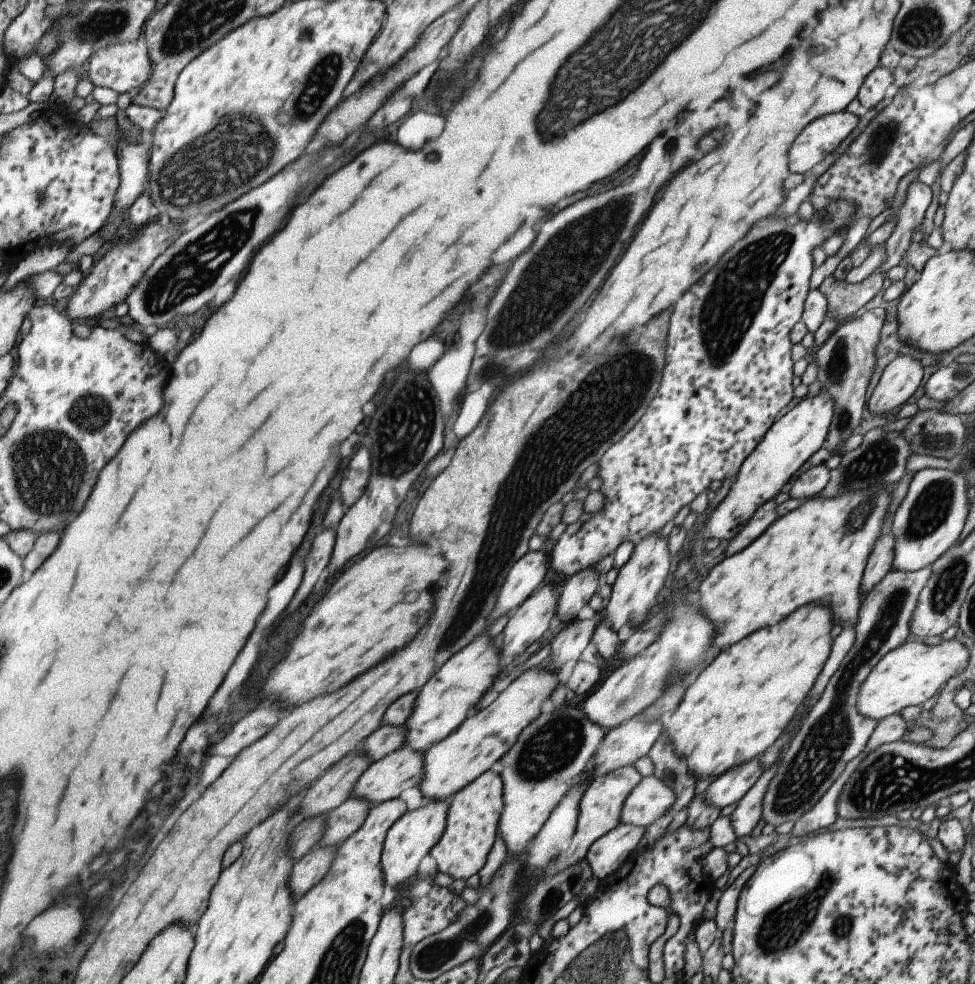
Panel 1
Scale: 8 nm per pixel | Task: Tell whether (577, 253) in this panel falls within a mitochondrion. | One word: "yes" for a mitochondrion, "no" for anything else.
yes

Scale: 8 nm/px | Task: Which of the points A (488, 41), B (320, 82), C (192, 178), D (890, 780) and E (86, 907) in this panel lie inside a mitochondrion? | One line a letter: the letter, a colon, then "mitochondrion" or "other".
A: other
B: mitochondrion
C: mitochondrion
D: mitochondrion
E: other

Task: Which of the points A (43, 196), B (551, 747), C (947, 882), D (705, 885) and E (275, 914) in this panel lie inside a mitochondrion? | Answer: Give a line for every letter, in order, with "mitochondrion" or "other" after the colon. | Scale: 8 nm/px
A: mitochondrion
B: mitochondrion
C: other
D: other
E: other

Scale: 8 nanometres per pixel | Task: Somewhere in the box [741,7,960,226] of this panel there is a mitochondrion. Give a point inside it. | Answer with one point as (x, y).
(879, 145)

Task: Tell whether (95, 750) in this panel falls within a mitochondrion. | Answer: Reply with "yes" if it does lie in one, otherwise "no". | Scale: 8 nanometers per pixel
no

